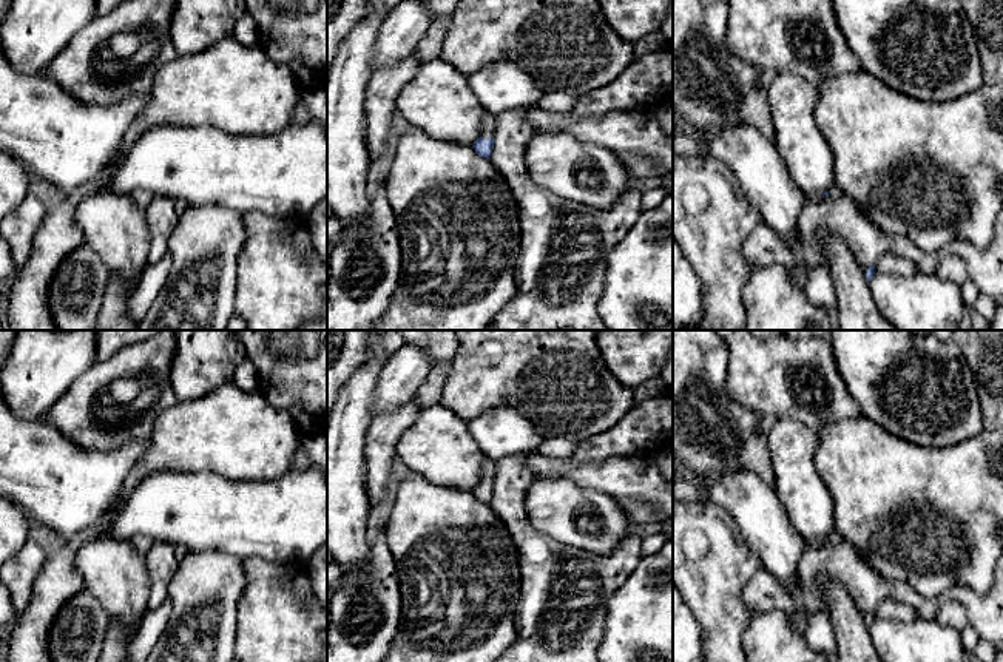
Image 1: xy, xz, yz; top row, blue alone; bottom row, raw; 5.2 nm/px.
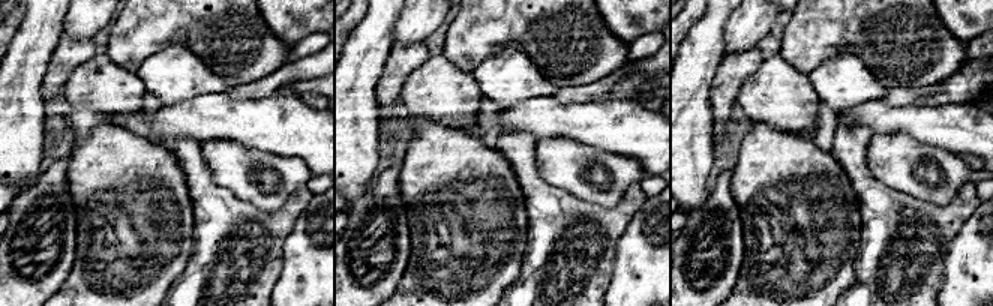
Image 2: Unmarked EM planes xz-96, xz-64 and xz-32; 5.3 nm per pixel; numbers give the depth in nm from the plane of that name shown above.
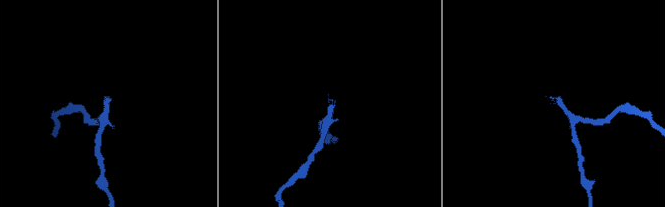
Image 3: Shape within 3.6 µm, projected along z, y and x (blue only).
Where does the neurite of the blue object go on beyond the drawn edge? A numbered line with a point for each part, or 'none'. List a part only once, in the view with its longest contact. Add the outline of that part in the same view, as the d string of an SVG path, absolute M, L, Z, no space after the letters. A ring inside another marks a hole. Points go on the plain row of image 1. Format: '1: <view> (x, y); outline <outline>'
1: xz (488, 463); outline M485 457L481 483L483 485L492 483L494 481L494 475L495 475L495 460Z

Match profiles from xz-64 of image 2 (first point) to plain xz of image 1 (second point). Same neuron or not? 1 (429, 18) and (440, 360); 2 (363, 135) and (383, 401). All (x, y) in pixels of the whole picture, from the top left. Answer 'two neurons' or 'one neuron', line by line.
1: two neurons
2: two neurons

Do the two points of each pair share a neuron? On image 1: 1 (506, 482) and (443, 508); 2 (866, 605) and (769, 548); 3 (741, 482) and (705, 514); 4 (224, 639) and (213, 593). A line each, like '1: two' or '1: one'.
1: two
2: two
3: two
4: one

